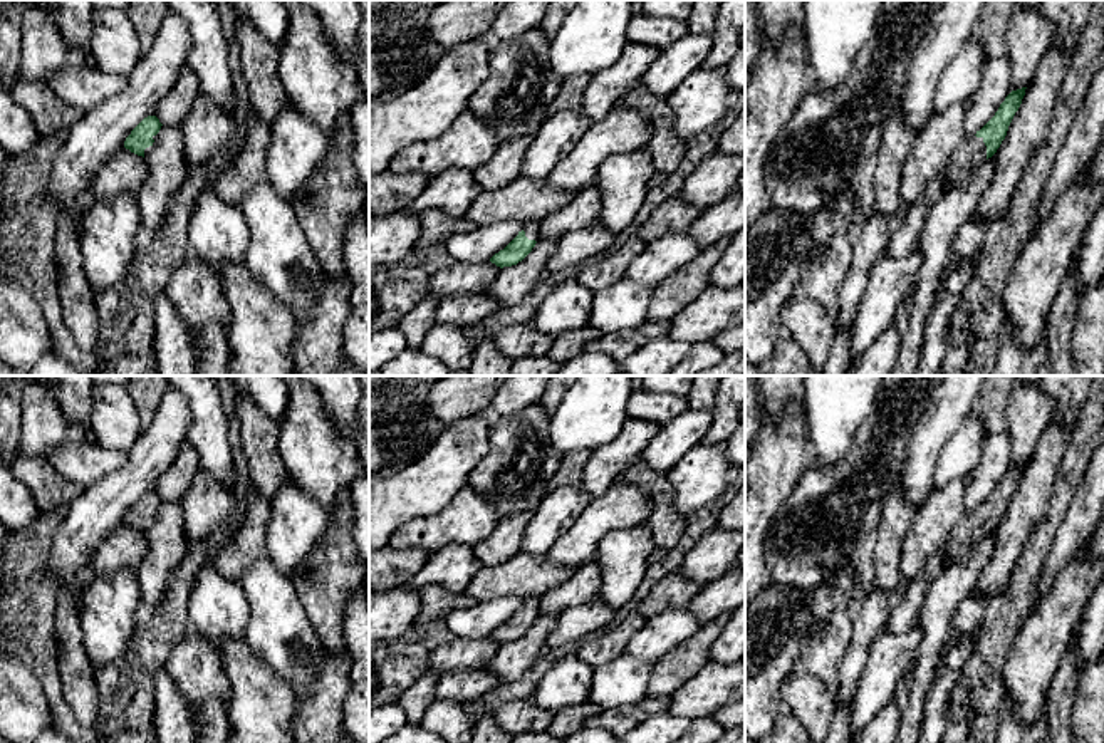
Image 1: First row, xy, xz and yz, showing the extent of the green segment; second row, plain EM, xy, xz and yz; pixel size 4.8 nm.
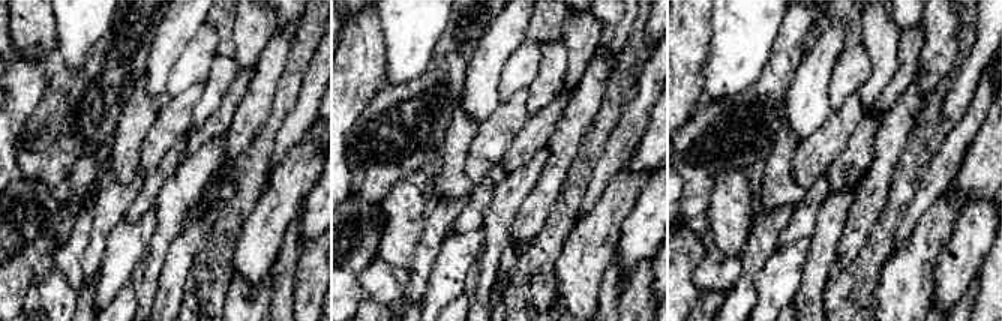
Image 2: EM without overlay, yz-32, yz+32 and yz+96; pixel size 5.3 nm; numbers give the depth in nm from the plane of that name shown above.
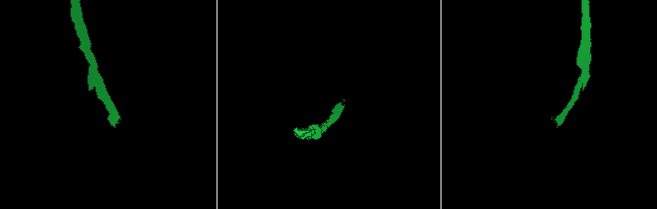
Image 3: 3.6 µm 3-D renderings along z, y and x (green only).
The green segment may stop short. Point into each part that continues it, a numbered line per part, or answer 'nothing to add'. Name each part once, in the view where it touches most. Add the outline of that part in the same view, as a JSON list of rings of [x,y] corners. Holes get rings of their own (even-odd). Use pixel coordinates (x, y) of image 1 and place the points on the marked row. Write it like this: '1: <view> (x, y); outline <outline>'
1: yz (972, 150); outline [[[966,136],[953,151],[945,168],[945,188],[963,181],[982,161],[987,159],[983,138]]]

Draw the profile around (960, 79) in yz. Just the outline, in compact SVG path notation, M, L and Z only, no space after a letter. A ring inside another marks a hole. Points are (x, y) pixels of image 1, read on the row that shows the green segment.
M970 39L941 72L933 112L940 114L953 104L970 99L980 86L988 50L983 40Z

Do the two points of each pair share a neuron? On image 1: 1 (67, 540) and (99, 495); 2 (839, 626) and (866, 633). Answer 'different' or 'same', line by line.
1: same
2: different

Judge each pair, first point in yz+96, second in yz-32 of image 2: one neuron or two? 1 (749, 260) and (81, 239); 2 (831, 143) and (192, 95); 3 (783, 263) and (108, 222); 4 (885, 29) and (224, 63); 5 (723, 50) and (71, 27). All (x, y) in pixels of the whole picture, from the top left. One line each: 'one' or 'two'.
1: two
2: one
3: two
4: one
5: one

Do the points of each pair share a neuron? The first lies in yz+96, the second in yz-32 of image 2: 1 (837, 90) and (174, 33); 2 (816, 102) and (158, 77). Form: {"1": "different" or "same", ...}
{"1": "different", "2": "same"}

